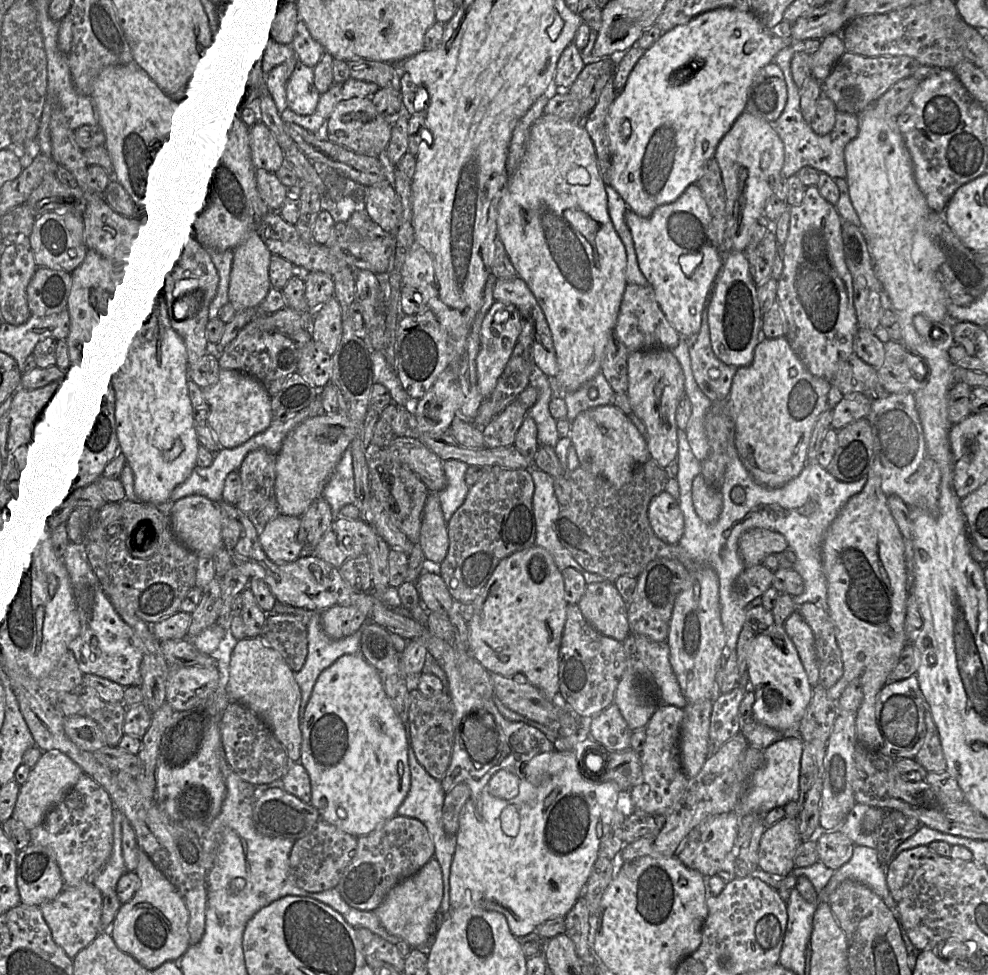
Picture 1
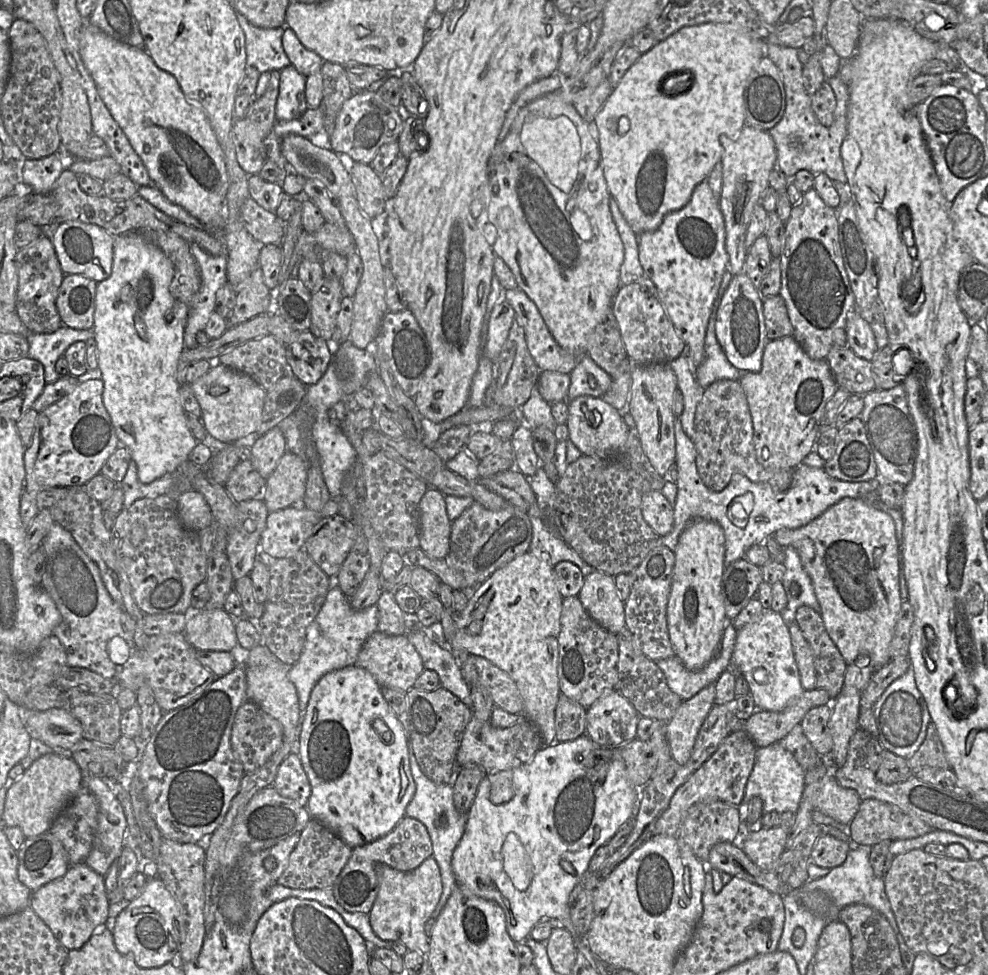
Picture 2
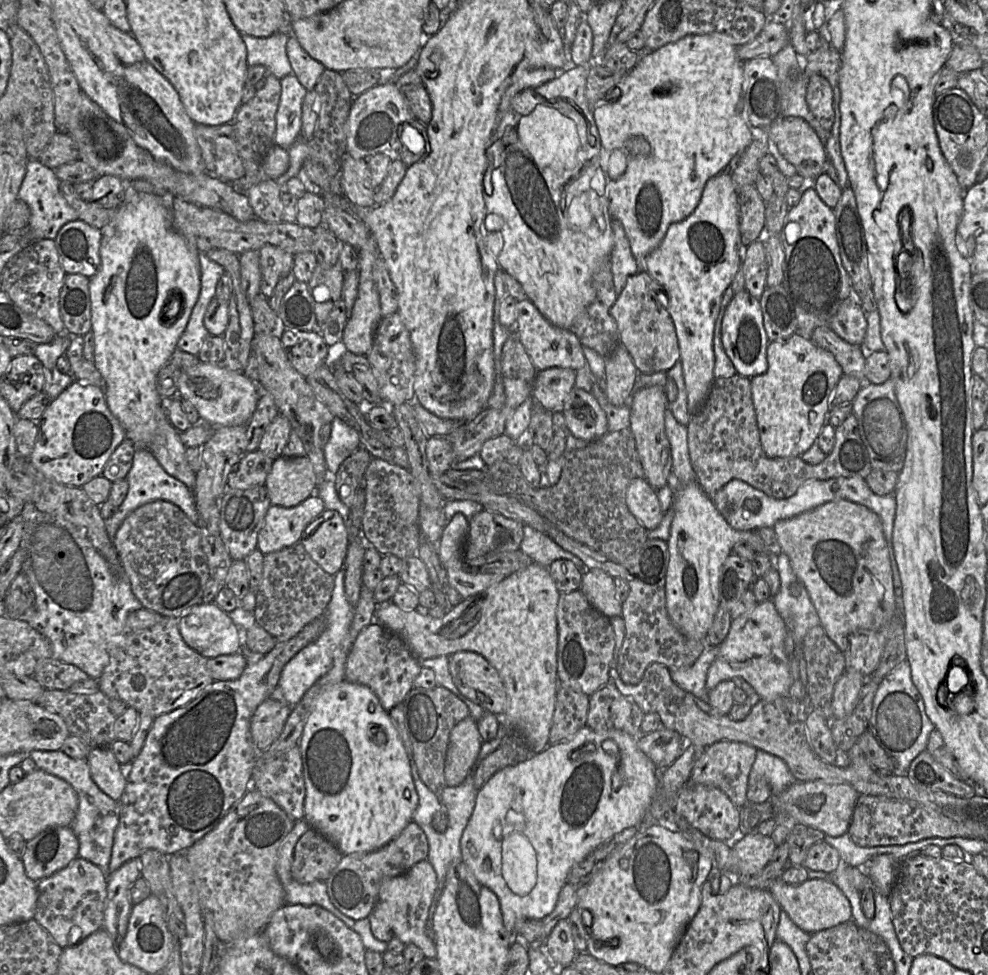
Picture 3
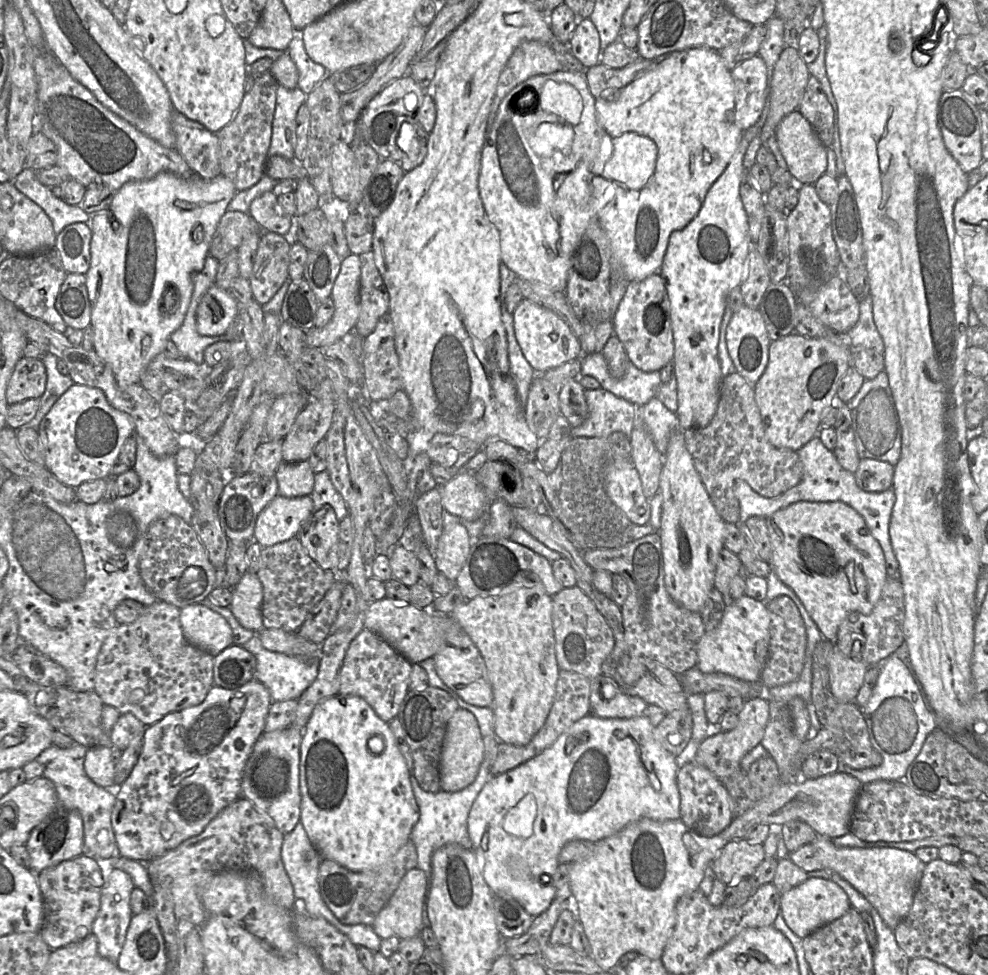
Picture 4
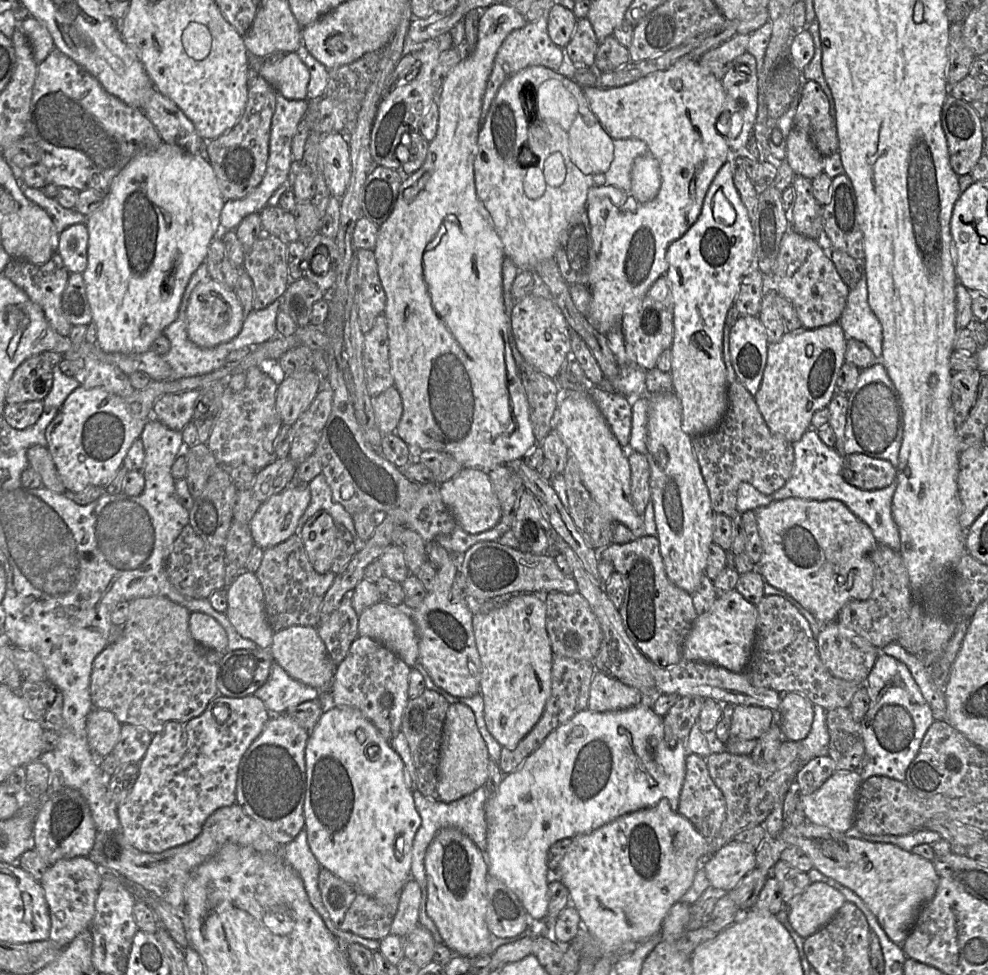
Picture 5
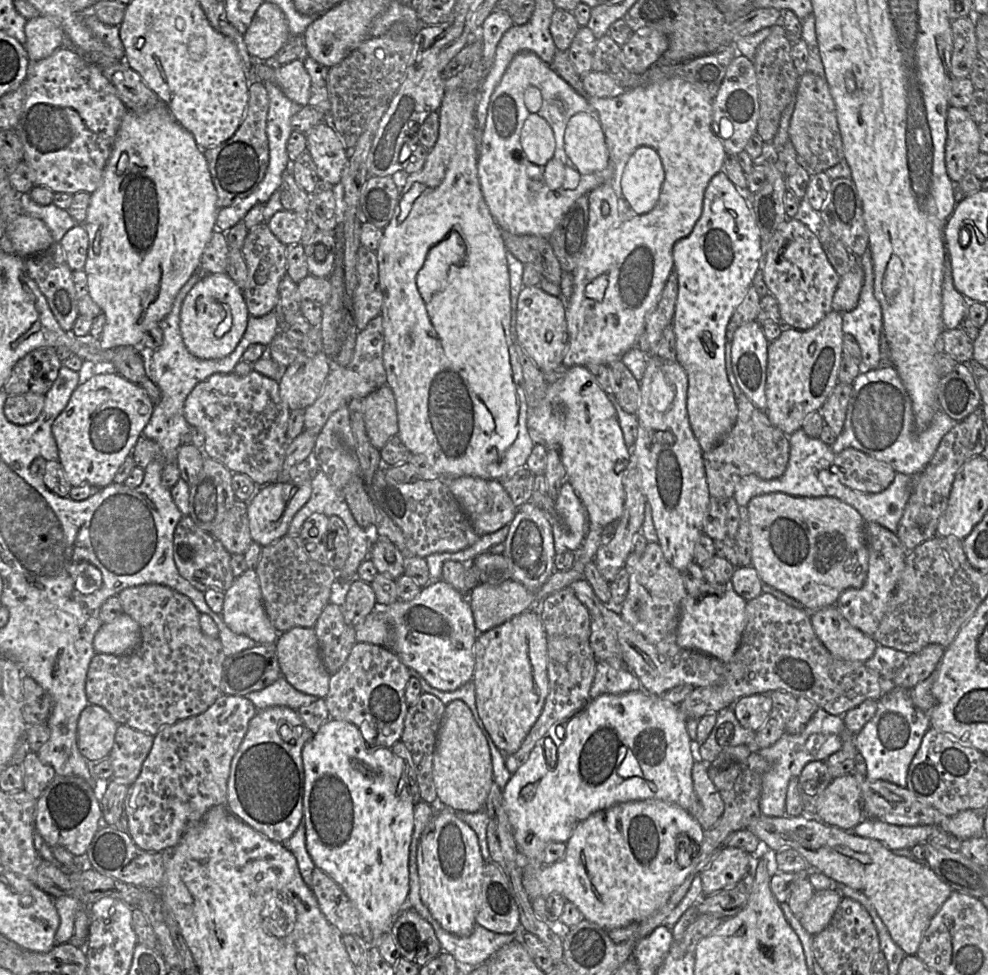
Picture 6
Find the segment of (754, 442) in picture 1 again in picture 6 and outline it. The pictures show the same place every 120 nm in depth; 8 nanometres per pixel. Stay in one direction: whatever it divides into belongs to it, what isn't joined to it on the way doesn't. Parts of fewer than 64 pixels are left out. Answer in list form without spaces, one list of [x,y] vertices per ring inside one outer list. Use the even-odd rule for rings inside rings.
[[[830,311],[818,324],[809,330],[783,327],[781,335],[768,344],[765,393],[765,414],[770,422],[787,436],[801,429],[804,421],[813,412],[819,411],[838,383],[838,371],[843,357],[842,314]]]

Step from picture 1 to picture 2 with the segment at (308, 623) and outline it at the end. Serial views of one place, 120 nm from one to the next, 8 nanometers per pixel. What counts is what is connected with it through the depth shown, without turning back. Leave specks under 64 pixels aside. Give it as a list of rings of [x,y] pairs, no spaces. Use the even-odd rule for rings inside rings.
[[[335,583],[331,586],[321,610],[307,627],[300,658],[288,669],[287,677],[296,687],[302,714],[307,708],[313,687],[325,674],[356,664],[364,643],[378,631],[378,612],[377,604],[360,611],[354,610],[340,587]]]

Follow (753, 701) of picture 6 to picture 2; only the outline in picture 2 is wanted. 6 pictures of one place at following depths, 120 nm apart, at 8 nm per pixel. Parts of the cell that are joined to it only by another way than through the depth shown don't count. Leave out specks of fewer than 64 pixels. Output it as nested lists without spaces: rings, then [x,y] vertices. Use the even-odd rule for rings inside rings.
[[[744,730],[727,736],[717,751],[679,787],[668,808],[657,820],[653,835],[675,836],[689,808],[699,803],[723,801],[740,807],[748,779],[754,768],[757,747]]]

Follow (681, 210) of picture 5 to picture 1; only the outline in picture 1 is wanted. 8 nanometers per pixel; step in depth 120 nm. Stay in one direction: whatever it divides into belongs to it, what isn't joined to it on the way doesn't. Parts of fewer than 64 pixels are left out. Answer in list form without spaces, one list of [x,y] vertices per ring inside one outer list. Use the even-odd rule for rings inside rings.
[[[724,7],[701,13],[688,23],[677,25],[671,30],[662,33],[644,51],[629,74],[623,91],[616,95],[606,117],[606,129],[611,154],[610,185],[620,194],[628,209],[639,216],[649,217],[657,207],[676,201],[690,184],[697,183],[707,162],[714,157],[719,142],[731,129],[736,119],[745,111],[749,88],[760,69],[772,62],[775,55],[782,48],[791,45],[791,43],[791,36],[788,38],[778,36],[768,29],[751,10],[740,11]]]

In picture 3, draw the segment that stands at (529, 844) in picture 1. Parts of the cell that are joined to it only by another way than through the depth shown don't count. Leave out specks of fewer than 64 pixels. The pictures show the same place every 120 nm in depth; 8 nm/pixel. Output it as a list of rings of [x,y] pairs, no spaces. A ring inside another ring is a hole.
[[[586,725],[579,729],[577,733],[571,738],[566,739],[560,743],[550,744],[539,753],[531,753],[529,756],[523,756],[523,758],[518,763],[497,771],[478,791],[473,813],[460,839],[462,862],[464,862],[467,865],[467,867],[472,872],[472,874],[479,882],[479,884],[490,889],[498,898],[502,913],[503,925],[509,936],[511,944],[518,940],[515,928],[517,922],[521,922],[526,919],[542,920],[554,910],[558,900],[559,893],[563,886],[567,883],[567,876],[571,867],[573,867],[575,864],[582,862],[596,847],[612,839],[615,835],[620,834],[624,830],[638,829],[638,826],[642,822],[645,813],[656,793],[660,771],[662,770],[659,770],[655,766],[655,764],[650,760],[650,758],[639,749],[637,741],[638,737],[631,736],[628,733],[621,730],[595,732]],[[508,810],[514,810],[518,813],[522,813],[525,817],[524,824],[512,825],[507,823],[505,816]],[[495,824],[499,824],[502,827],[500,838],[496,838],[493,834],[493,827]],[[514,831],[522,833],[522,835],[529,841],[530,845],[532,846],[536,854],[537,862],[536,884],[532,891],[525,896],[518,896],[514,894],[508,888],[504,878],[502,877],[502,856],[501,856],[502,839]]]

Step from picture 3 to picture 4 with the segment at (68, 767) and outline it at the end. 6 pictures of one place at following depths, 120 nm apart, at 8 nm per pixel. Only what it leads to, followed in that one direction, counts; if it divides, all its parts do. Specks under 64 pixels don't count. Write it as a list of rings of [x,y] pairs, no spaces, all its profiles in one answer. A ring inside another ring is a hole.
[[[74,744],[68,749],[50,746],[35,760],[44,767],[43,776],[55,786],[59,806],[76,810],[82,817],[84,834],[84,854],[93,859],[112,859],[119,857],[118,847],[112,828],[111,815],[116,803],[115,791],[95,785],[84,770],[87,748]]]

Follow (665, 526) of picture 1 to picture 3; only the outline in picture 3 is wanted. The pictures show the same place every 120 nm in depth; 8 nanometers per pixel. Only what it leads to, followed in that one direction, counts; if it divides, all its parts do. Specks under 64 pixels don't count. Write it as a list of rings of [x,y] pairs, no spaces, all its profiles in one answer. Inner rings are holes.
[[[643,478],[630,482],[626,492],[626,504],[633,516],[647,530],[656,529],[663,519],[664,513],[657,490]]]

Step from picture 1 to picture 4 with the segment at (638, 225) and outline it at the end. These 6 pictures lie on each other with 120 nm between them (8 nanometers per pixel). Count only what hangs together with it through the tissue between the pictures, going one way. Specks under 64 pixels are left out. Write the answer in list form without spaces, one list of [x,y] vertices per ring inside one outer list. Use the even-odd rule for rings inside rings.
[[[769,100],[765,103],[759,122],[742,133],[739,146],[723,173],[709,188],[704,202],[693,220],[683,229],[670,234],[666,253],[658,273],[665,281],[670,305],[670,318],[674,342],[673,369],[677,380],[678,408],[676,416],[680,429],[707,426],[715,415],[720,386],[723,379],[718,357],[720,324],[731,290],[739,287],[747,267],[750,250],[755,246],[749,237],[747,214],[740,197],[740,183],[746,169],[743,157],[749,143],[761,131],[770,109]]]

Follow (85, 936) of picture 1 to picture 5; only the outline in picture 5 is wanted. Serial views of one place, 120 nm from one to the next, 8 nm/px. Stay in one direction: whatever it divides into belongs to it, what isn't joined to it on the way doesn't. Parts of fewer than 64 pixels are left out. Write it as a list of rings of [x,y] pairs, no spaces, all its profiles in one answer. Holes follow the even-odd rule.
[[[84,856],[58,860],[47,868],[38,882],[43,889],[50,913],[51,927],[48,940],[65,948],[80,932],[86,928],[90,929],[102,878],[98,874],[97,866],[88,856]]]

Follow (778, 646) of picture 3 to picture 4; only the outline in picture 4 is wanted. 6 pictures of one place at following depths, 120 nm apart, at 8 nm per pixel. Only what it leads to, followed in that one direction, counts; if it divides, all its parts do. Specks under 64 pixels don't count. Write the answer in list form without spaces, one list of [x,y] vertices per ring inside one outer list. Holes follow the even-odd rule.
[[[743,595],[732,605],[726,606],[719,625],[706,631],[697,645],[697,667],[703,673],[723,673],[744,680],[750,684],[760,684],[761,672],[767,662],[770,642],[770,615],[766,602],[757,601]]]

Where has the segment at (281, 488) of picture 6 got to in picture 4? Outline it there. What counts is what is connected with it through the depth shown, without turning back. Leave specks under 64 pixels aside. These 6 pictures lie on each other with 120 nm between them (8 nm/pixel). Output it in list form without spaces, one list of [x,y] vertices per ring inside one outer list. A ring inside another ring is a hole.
[[[277,495],[259,514],[252,541],[266,548],[295,538],[313,513],[310,495],[294,498]]]

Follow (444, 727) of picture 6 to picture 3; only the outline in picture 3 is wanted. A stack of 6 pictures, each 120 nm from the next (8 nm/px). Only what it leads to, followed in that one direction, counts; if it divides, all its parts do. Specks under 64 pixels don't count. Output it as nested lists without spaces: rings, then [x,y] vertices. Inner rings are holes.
[[[471,717],[453,727],[444,768],[446,786],[456,787],[465,781],[471,770],[476,767],[482,743],[477,722]]]

